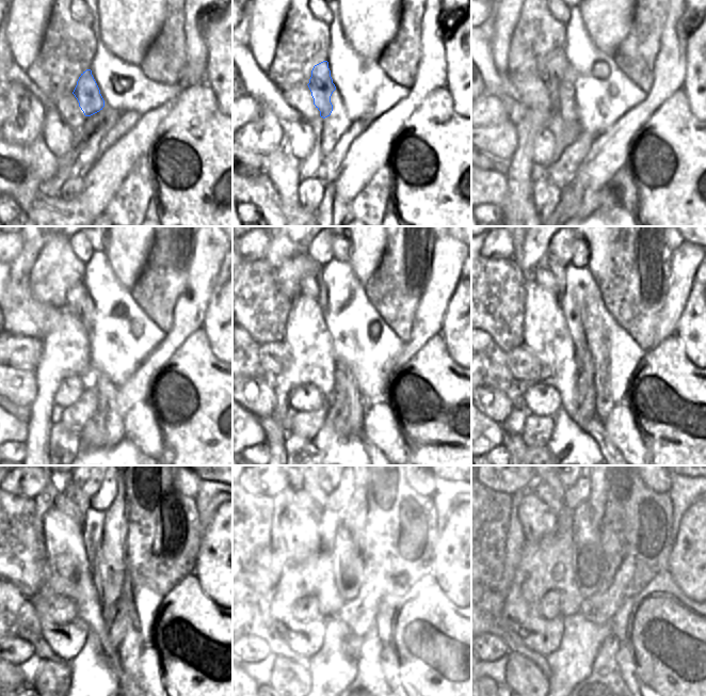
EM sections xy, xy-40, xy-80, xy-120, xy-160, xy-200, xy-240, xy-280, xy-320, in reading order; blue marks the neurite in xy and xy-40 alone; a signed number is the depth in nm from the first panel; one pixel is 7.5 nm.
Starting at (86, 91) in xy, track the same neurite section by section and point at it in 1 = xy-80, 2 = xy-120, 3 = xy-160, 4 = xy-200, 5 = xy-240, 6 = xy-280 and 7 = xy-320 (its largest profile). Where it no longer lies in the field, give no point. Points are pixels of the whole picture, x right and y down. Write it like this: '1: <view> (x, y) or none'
1: xy-80 (560, 76)
2: xy-120 (78, 298)
3: xy-160 (309, 286)
4: xy-200 (542, 274)
5: xy-240 (63, 503)
6: xy-280 (301, 499)
7: xy-320 (543, 491)

